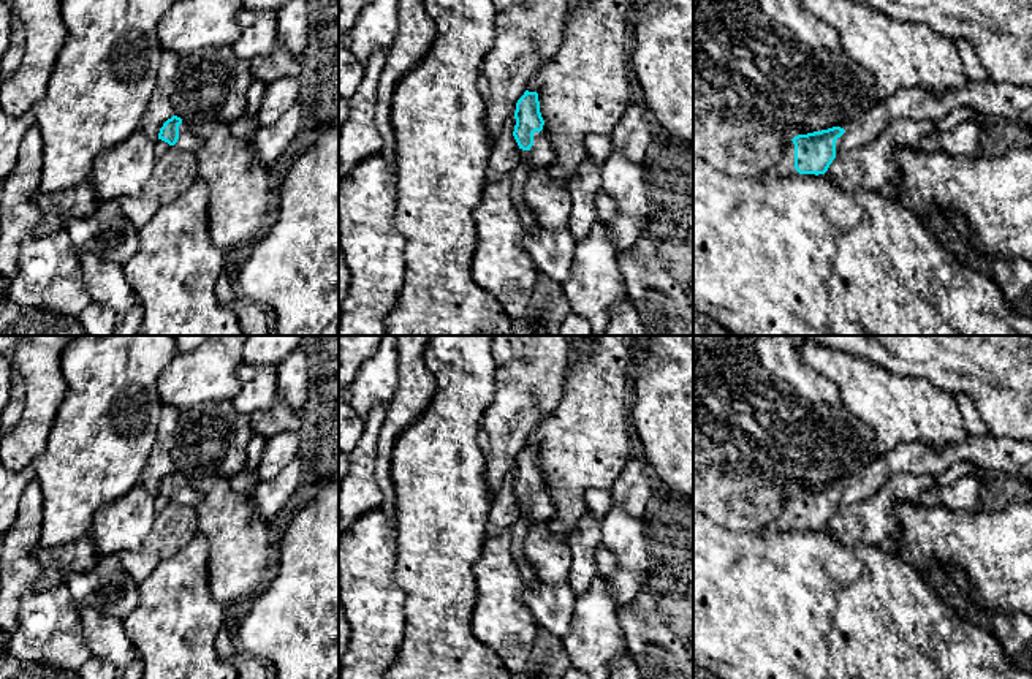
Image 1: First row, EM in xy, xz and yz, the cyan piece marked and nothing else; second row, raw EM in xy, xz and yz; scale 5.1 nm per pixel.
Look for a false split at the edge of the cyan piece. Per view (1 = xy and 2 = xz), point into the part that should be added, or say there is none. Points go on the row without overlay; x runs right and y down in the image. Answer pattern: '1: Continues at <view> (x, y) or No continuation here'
1: Continues at xy (189, 494)
2: Continues at xz (542, 510)

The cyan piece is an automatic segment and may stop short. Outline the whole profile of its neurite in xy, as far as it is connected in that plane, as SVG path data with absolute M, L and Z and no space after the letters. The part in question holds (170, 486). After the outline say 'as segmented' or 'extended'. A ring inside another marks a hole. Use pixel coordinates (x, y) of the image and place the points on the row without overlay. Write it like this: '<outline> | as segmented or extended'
M173 470L163 478L158 487L158 494L193 508L198 508L204 499L203 494L196 489L196 484L193 484L177 470Z | extended

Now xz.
M525 445L516 457L513 491L519 503L529 506L529 527L549 524L556 518L556 505L551 487L540 467L537 446Z | extended

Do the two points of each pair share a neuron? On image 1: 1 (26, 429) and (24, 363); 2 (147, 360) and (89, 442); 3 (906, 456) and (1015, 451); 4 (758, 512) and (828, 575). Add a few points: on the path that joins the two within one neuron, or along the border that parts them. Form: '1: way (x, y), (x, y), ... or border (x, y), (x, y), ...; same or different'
1: way (35, 413), (35, 379); same
2: way (127, 380), (110, 398), (100, 421); same
3: way (933, 459), (942, 459), (956, 451), (988, 450); same
4: border (773, 526), (763, 531), (736, 532); different

